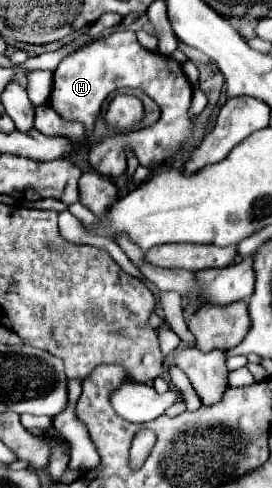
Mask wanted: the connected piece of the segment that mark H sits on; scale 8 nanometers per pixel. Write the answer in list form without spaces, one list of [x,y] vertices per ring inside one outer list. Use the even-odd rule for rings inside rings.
[[[119,30],[109,36],[103,36],[99,40],[93,40],[85,48],[77,50],[75,54],[61,60],[61,64],[55,70],[55,82],[53,92],[47,100],[55,112],[69,122],[81,122],[85,126],[85,136],[89,138],[89,164],[95,172],[119,178],[125,174],[125,148],[131,146],[139,162],[147,168],[159,168],[167,160],[171,160],[187,140],[195,136],[197,130],[197,118],[189,114],[191,106],[191,82],[187,80],[183,66],[173,60],[171,56],[155,54],[151,50],[145,50],[133,30]],[[119,88],[139,88],[149,98],[155,100],[155,104],[161,108],[161,118],[151,128],[141,128],[135,132],[115,134],[115,136],[103,136],[93,140],[95,134],[95,120],[99,116],[99,108],[105,102],[105,98],[119,90]]]

